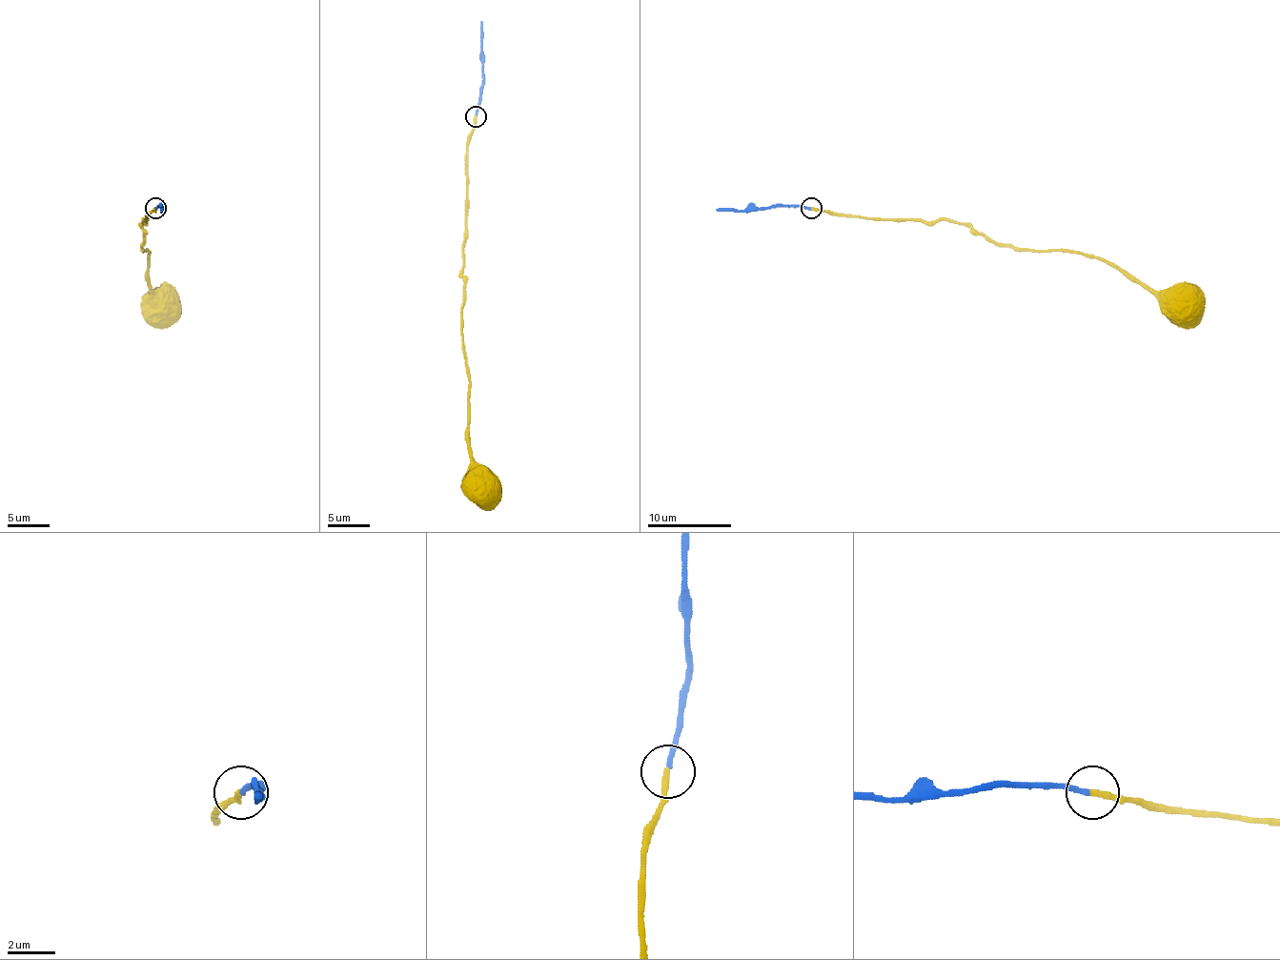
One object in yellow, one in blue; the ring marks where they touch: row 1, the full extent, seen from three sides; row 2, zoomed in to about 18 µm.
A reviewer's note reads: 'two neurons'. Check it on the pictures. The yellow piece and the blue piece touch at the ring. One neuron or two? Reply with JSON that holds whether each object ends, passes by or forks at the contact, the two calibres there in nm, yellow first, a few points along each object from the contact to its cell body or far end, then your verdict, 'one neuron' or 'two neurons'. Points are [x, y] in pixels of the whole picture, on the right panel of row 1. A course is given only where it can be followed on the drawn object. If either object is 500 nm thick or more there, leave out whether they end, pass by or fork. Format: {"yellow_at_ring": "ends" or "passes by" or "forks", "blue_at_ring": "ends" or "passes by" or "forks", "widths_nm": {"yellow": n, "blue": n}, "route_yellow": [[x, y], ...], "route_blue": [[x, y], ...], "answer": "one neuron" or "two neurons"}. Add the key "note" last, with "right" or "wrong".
{"yellow_at_ring": "ends", "blue_at_ring": "ends", "widths_nm": {"yellow": 280, "blue": 200}, "route_yellow": [[810, 208], [842, 216], [968, 222], [998, 243], [1071, 250], [1113, 262], [1157, 292], [1183, 298]], "route_blue": [[810, 208], [781, 206], [716, 210]], "answer": "one neuron", "note": "wrong"}

